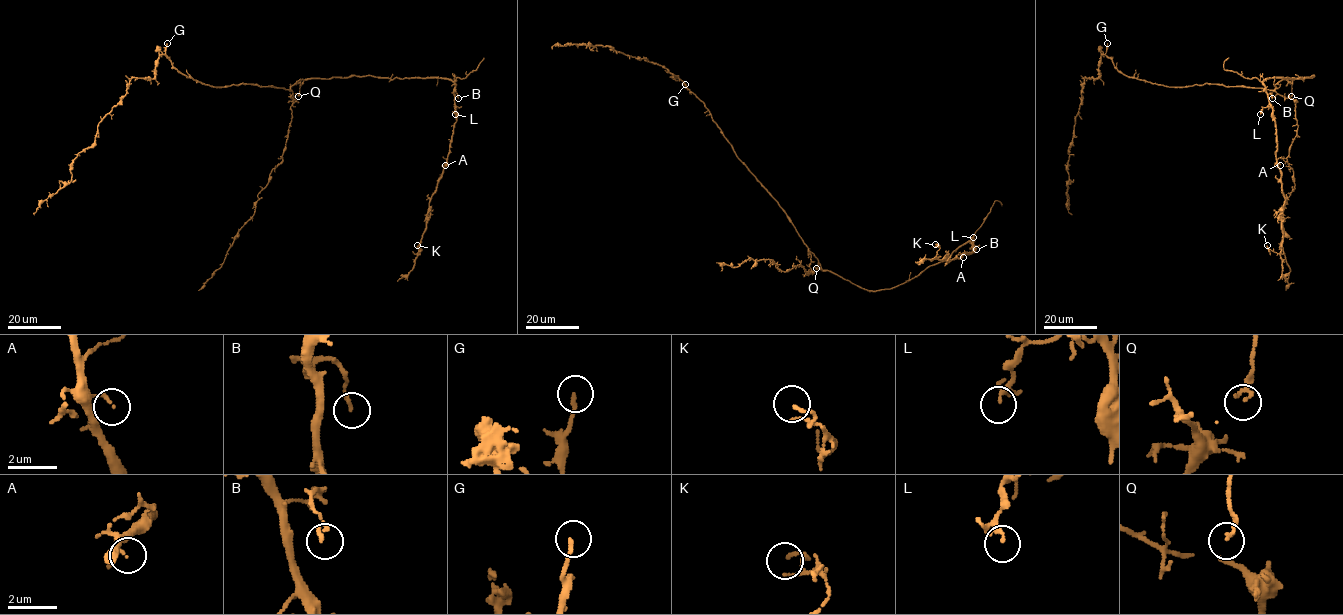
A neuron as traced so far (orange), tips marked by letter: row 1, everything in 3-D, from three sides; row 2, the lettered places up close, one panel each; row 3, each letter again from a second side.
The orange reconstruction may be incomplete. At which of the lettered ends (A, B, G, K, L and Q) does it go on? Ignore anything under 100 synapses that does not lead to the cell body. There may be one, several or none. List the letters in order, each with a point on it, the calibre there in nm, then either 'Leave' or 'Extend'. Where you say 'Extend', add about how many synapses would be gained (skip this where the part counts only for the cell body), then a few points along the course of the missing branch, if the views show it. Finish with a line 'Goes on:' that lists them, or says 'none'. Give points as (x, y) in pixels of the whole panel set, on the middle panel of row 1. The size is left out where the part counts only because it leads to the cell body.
A: Place: (963, 257). Thickness 100 nm. Leave
B: Place: (976, 249). Thickness 150 nm. Leave
G: Place: (685, 84). Thickness 150 nm. Leave
K: Place: (935, 244). Thickness 120 nm. Leave
L: Place: (973, 237). Thickness 90 nm. Leave
Q: Place: (816, 268). Thickness 140 nm. Leave
Goes on: none

